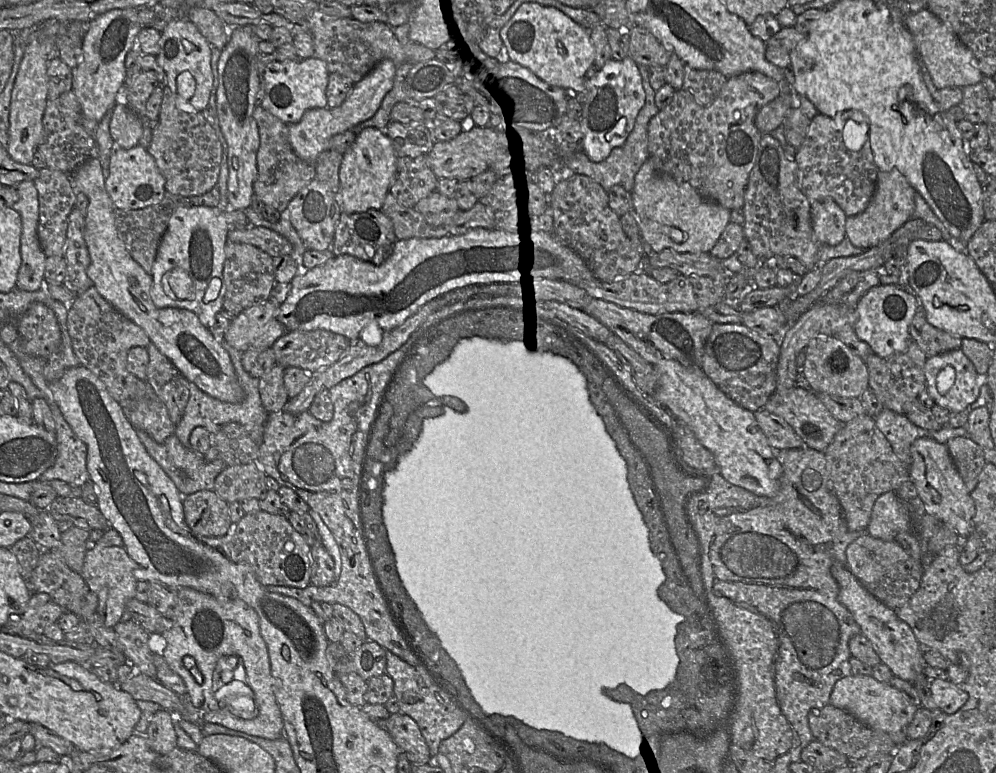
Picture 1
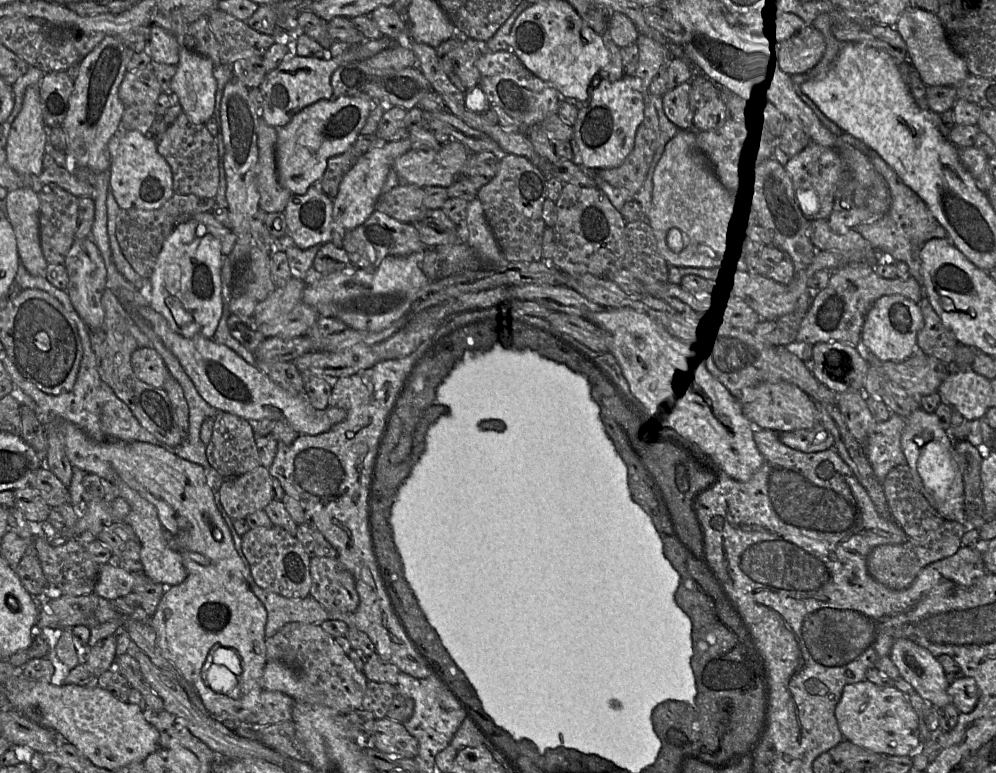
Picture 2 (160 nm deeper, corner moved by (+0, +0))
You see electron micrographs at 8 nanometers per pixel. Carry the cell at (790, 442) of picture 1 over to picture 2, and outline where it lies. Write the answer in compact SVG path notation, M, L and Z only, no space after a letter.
M820 422L810 429L779 432L779 440L786 446L805 453L827 450L834 444L833 435Z

